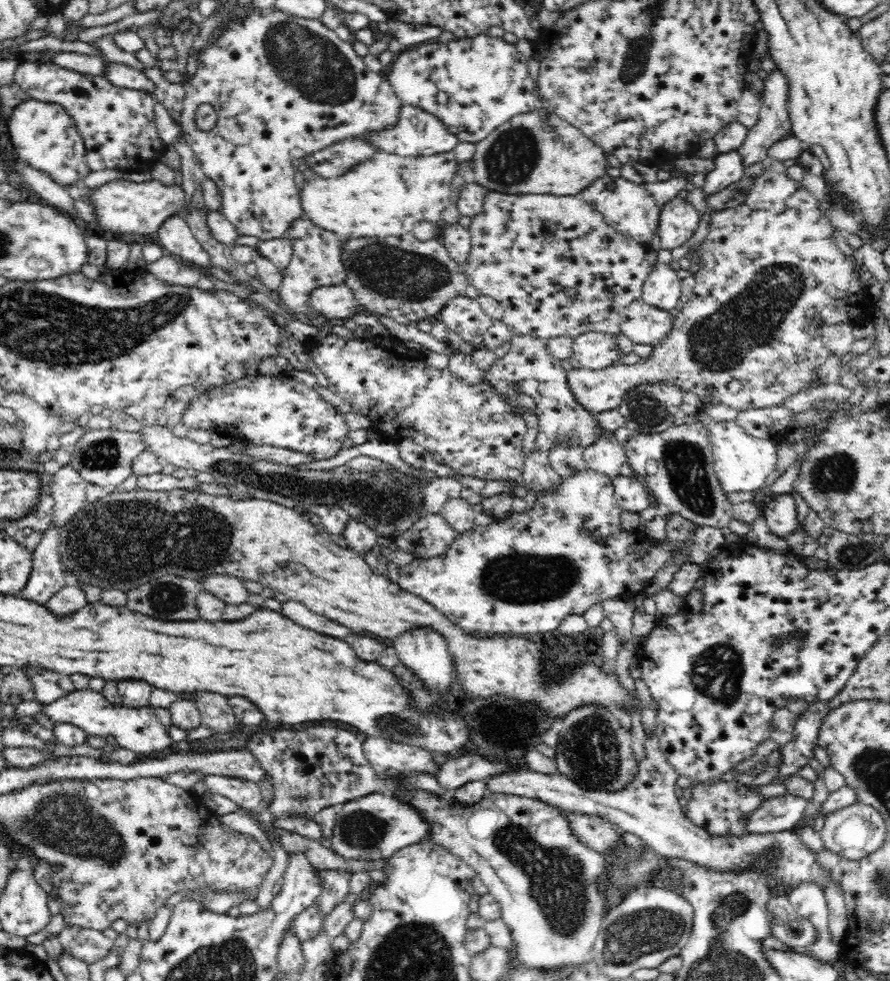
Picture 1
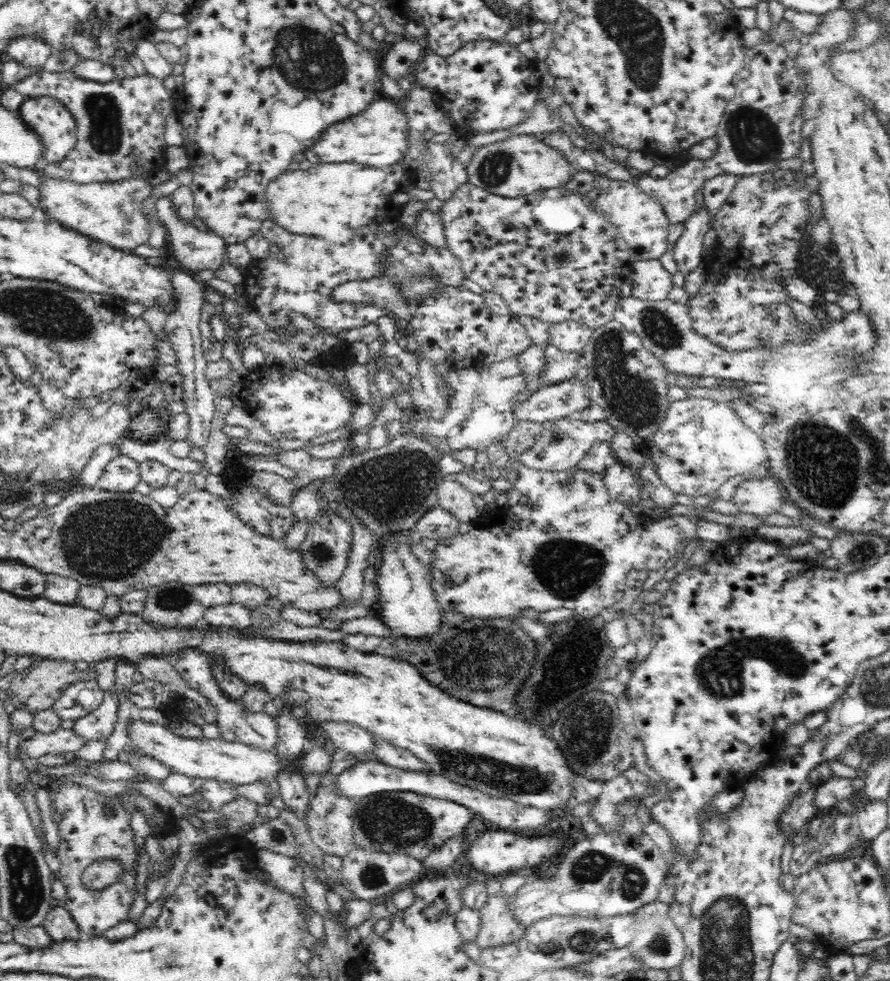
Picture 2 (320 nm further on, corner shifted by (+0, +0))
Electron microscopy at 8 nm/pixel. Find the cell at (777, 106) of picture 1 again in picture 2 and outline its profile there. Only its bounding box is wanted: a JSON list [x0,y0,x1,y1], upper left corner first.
[702,174,741,228]

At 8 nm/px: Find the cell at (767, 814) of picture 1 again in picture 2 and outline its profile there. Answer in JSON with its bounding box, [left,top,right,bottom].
[815,776,859,814]

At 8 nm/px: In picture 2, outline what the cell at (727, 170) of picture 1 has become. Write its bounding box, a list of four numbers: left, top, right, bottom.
[671,209,710,276]

